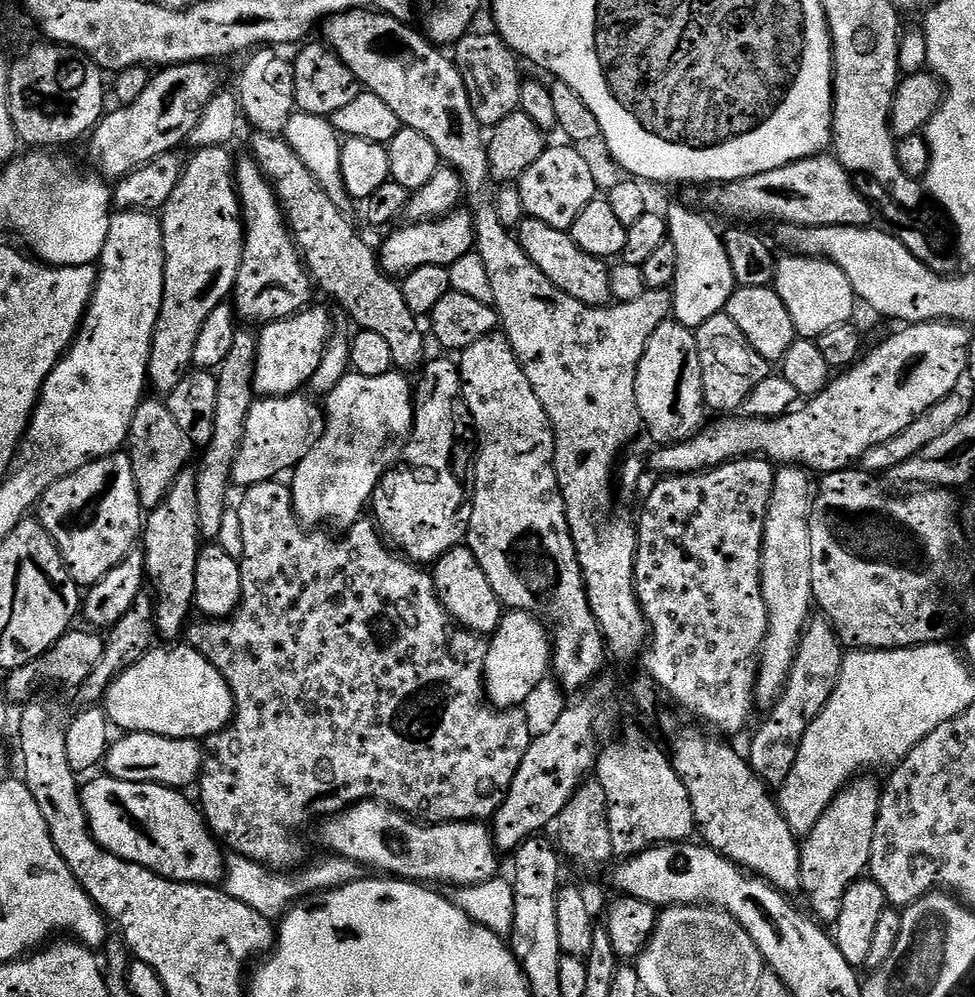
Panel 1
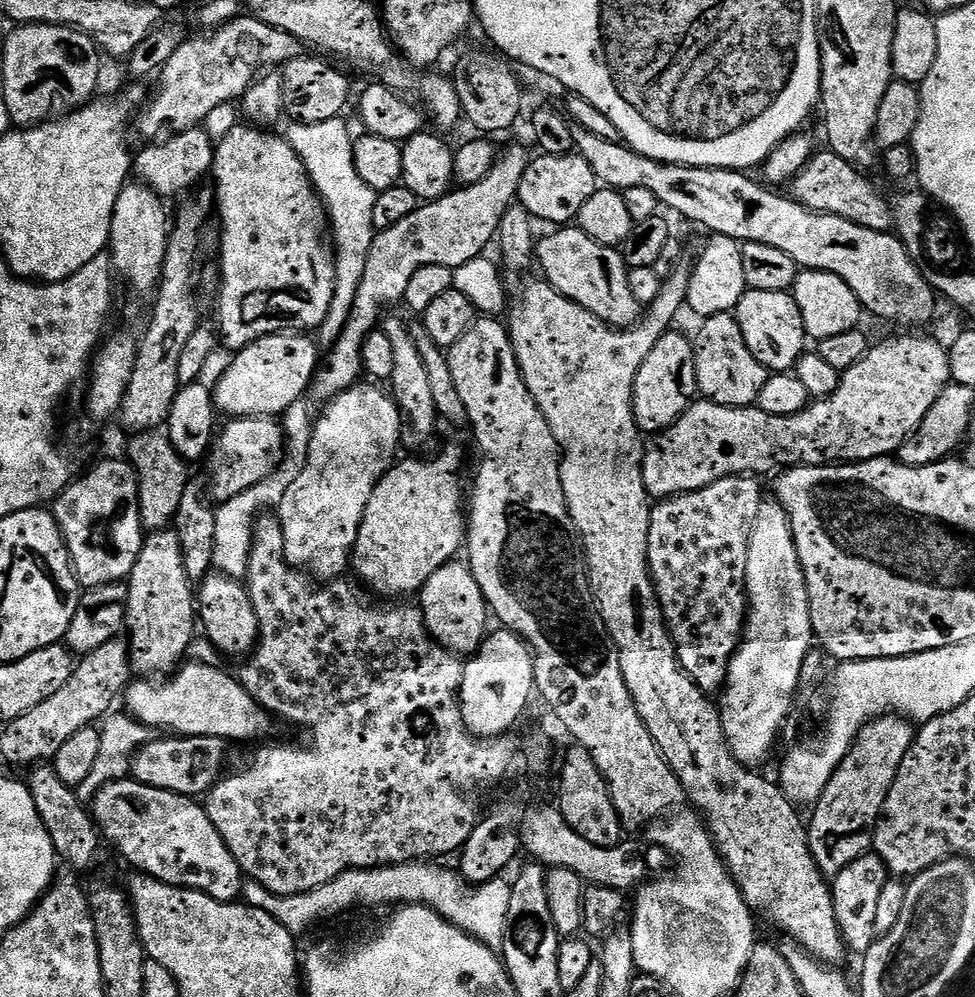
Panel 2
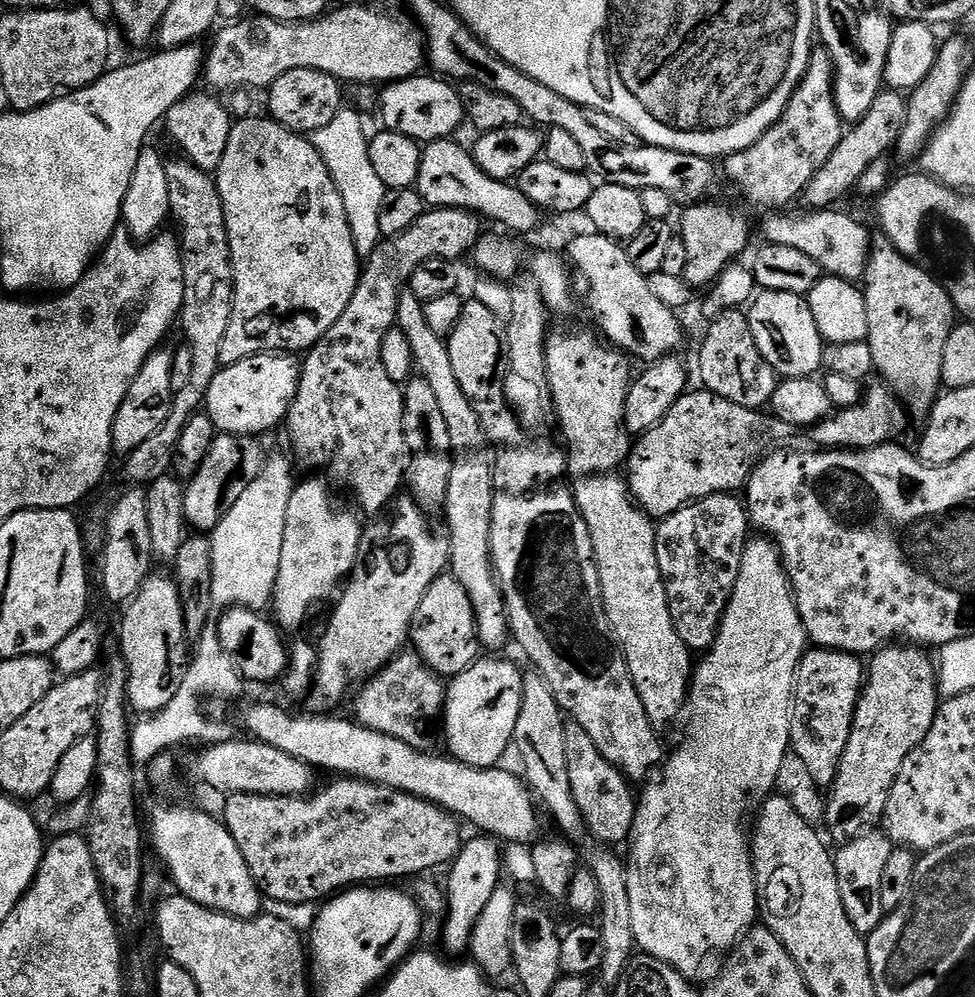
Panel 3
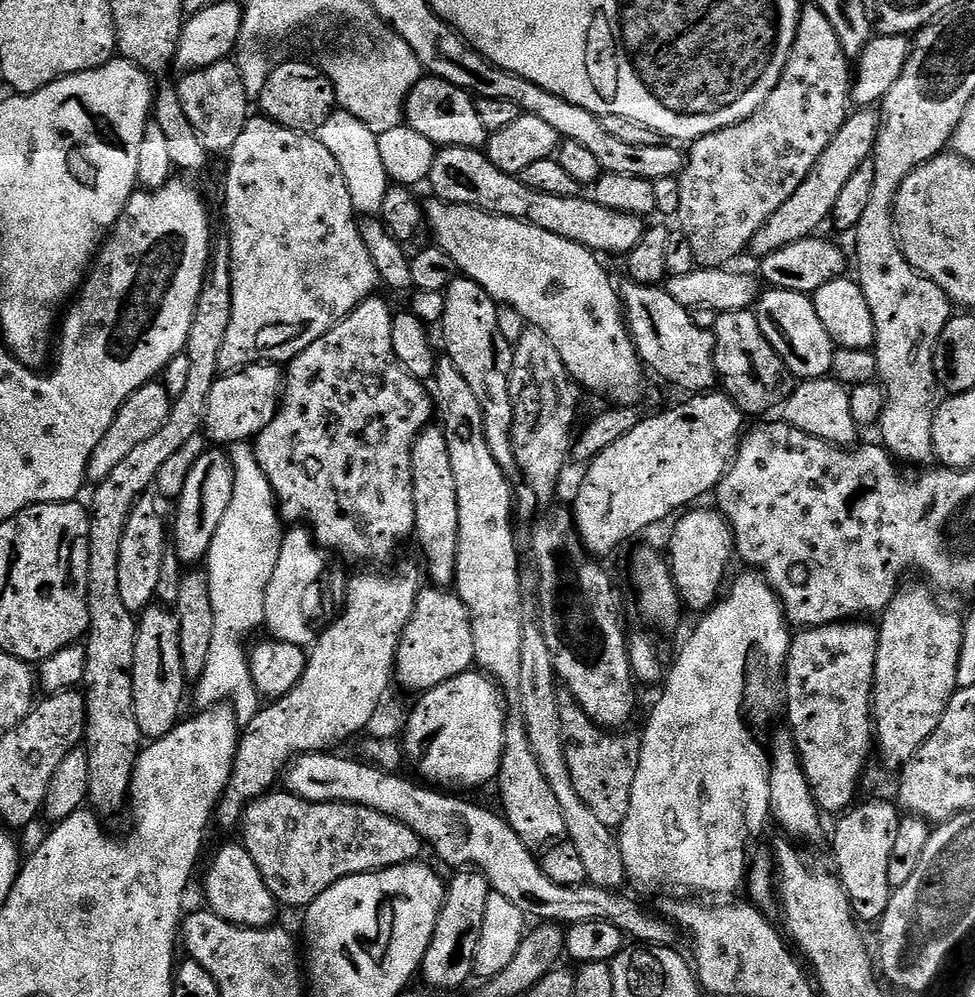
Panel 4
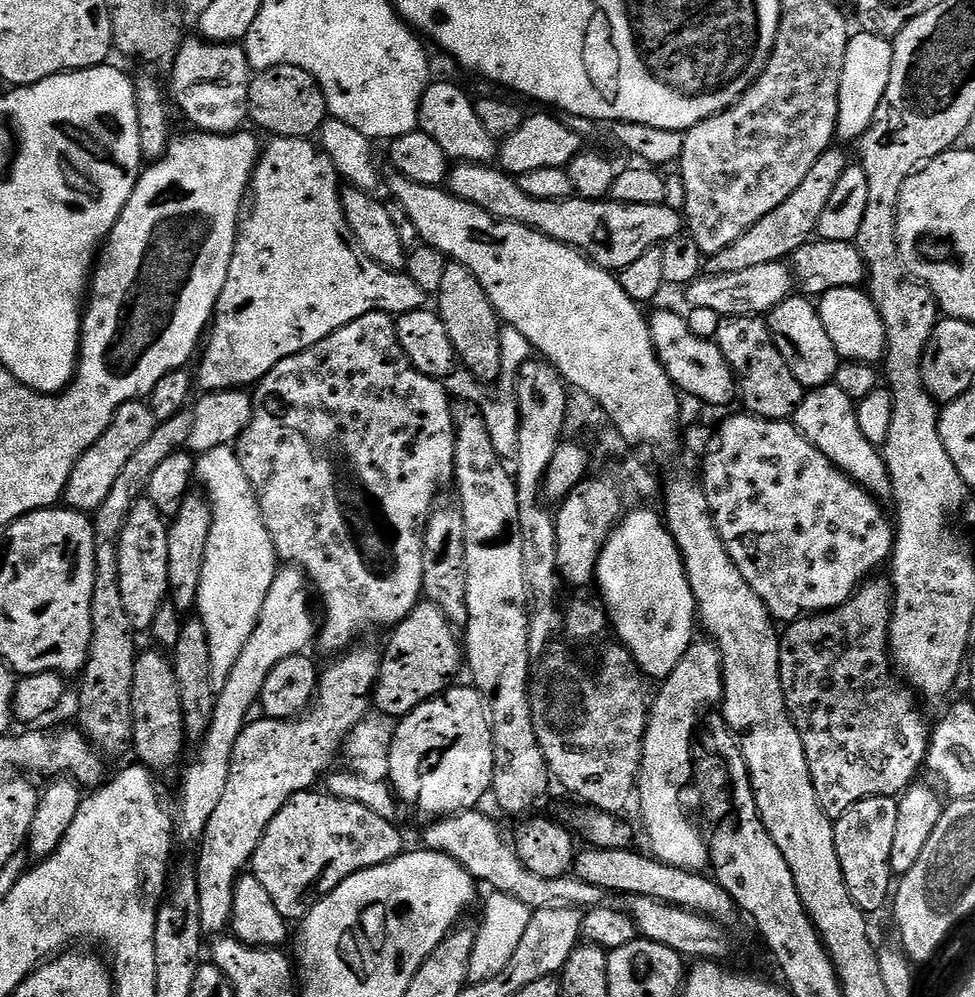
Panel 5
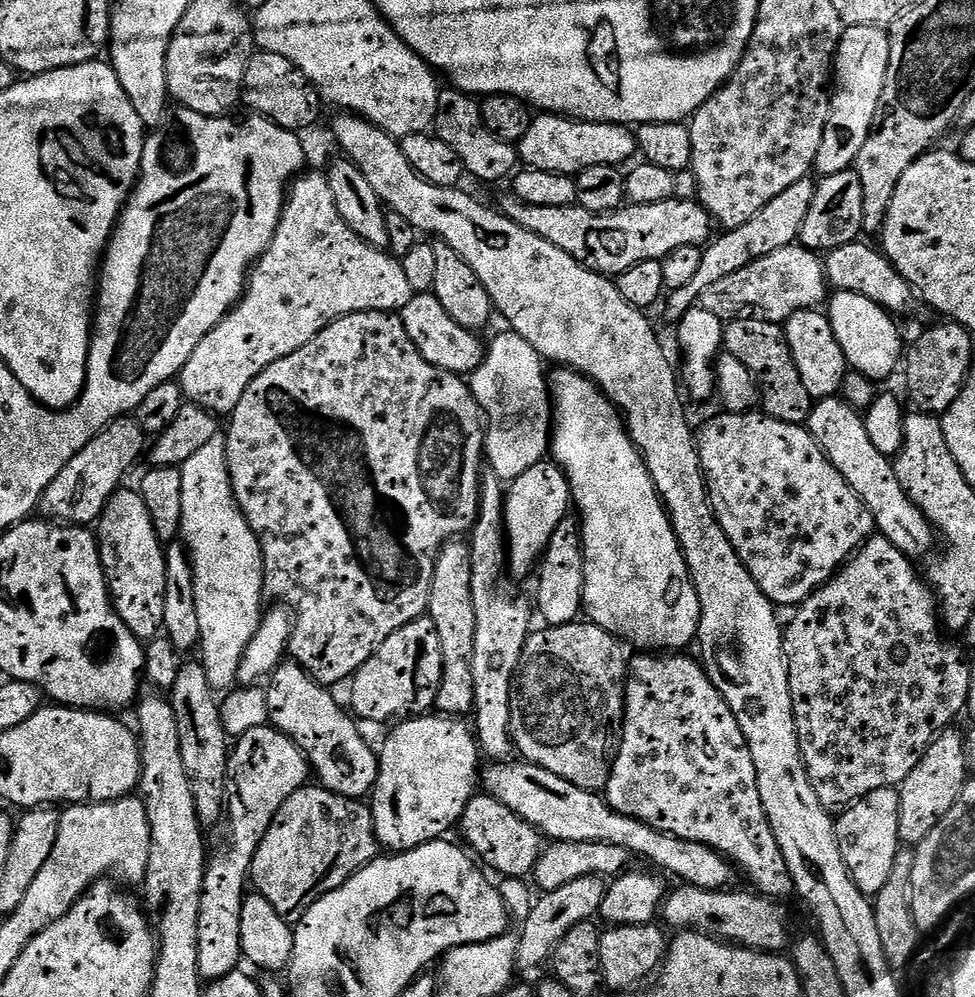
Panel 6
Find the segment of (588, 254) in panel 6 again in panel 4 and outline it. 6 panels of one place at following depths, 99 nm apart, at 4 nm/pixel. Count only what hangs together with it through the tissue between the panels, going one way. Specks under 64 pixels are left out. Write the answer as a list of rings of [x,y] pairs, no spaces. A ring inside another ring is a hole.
[[[441,147],[434,158],[427,183],[432,184],[431,195],[435,199],[445,200],[448,204],[474,206],[494,216],[525,220],[527,224],[550,230],[550,234],[578,242],[597,254],[609,252],[612,256],[623,257],[638,246],[646,227],[641,217],[608,211],[591,198],[555,196],[530,190],[530,186],[517,177],[498,170],[498,166],[494,166],[494,162],[490,162],[487,154],[479,148]]]

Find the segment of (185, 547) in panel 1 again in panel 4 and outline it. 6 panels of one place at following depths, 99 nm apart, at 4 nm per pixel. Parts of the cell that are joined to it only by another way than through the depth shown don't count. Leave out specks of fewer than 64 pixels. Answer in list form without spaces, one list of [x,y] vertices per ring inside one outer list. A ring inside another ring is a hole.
[[[149,606],[139,613],[134,642],[134,714],[138,718],[141,737],[161,740],[174,730],[181,719],[180,703],[184,700],[182,654],[178,650],[178,622],[167,607]]]

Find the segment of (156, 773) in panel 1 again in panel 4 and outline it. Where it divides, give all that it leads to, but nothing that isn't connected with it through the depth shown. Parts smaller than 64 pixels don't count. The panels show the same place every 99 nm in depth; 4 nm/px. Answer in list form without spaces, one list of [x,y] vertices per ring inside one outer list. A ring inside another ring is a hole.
[[[335,751],[327,752],[308,752],[305,756],[298,756],[287,768],[284,769],[282,777],[283,787],[292,796],[297,796],[299,800],[305,800],[311,804],[353,804],[354,806],[366,806],[370,810],[378,810],[398,822],[402,822],[418,836],[418,838],[428,847],[440,855],[440,860],[444,864],[449,864],[452,870],[475,869],[481,872],[488,880],[488,887],[493,892],[502,894],[518,910],[524,912],[525,917],[536,919],[536,922],[547,922],[557,926],[571,926],[582,922],[610,922],[619,932],[624,933],[625,937],[634,939],[644,946],[668,946],[673,943],[673,925],[667,919],[659,918],[657,915],[651,916],[648,912],[643,912],[634,901],[624,894],[607,892],[604,888],[593,888],[591,884],[585,882],[578,888],[566,888],[558,886],[558,882],[550,882],[546,878],[544,871],[540,869],[537,857],[533,849],[528,848],[520,841],[518,834],[509,826],[499,811],[490,812],[478,804],[471,804],[468,800],[459,800],[459,795],[449,794],[444,790],[437,790],[432,786],[423,786],[415,782],[411,784],[402,774],[383,772],[380,768],[361,759],[347,760],[344,756],[336,756]]]

